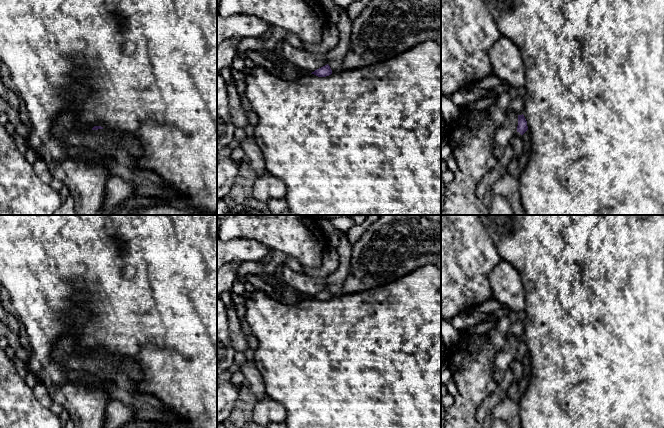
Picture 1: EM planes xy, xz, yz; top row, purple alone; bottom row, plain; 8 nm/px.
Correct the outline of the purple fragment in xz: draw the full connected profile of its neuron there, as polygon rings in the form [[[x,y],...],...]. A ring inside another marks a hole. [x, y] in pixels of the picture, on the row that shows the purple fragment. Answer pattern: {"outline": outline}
{"outline": [[[327,64],[317,70],[315,70],[311,74],[314,74],[318,77],[326,77],[326,76],[329,76],[332,74],[332,70],[331,70],[330,66]]]}

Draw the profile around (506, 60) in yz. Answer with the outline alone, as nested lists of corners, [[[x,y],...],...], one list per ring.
[[[501,36],[490,48],[489,57],[492,76],[501,79],[512,87],[524,87],[525,65],[522,52],[514,42]]]

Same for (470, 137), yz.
[[[461,107],[459,118],[447,123],[446,141],[457,162],[458,171],[454,180],[445,186],[443,215],[489,215],[489,207],[477,196],[477,185],[498,162],[493,149],[495,130],[487,110]]]

